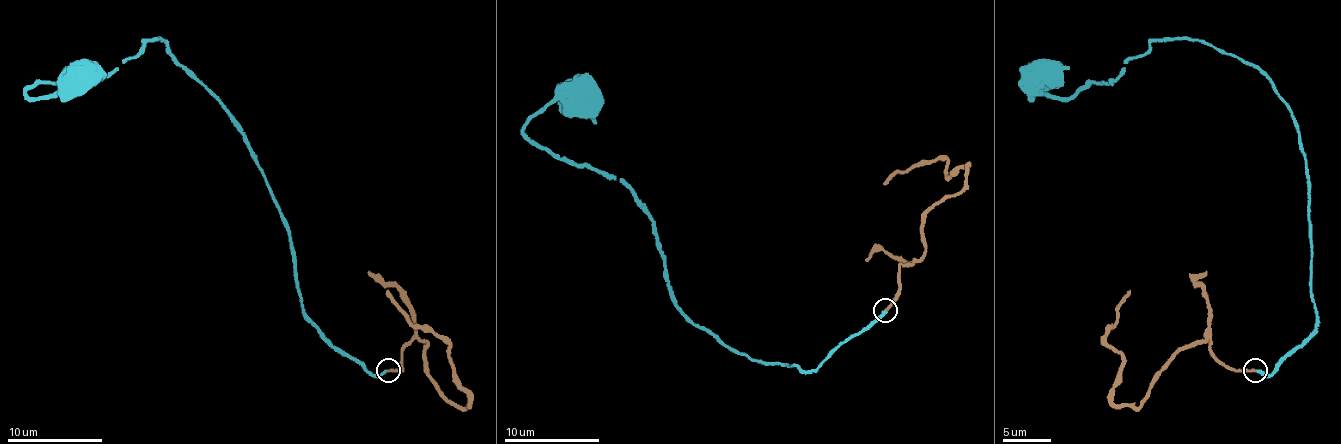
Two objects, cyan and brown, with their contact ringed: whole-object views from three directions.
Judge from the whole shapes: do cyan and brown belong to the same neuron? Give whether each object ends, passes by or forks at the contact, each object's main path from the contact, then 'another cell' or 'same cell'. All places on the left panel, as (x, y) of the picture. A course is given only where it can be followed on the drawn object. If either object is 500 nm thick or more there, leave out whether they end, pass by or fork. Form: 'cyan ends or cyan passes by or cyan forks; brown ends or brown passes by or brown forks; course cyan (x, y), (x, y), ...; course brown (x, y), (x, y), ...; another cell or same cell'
cyan ends; brown ends; course cyan (387, 369), (304, 310), (241, 125), (163, 39), (26, 92), (79, 75); course brown (387, 369), (402, 369), (402, 350), (421, 338), (435, 386), (469, 405), (447, 341), (416, 329), (387, 290); same cell

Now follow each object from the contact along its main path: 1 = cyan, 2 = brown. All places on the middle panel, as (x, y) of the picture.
1: (885, 310), (813, 370), (720, 344), (667, 284), (648, 210), (619, 179), (569, 164), (524, 131), (576, 95)
2: (885, 310), (899, 267), (923, 255), (923, 217), (966, 167), (913, 164), (885, 183)

